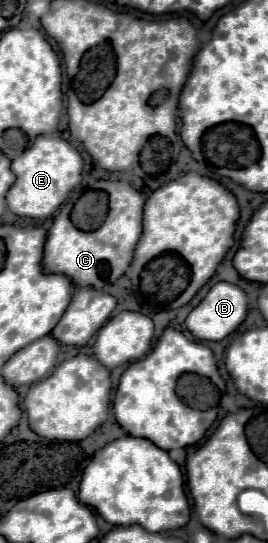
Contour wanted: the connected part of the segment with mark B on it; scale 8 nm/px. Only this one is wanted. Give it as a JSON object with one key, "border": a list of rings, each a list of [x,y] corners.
{"border":[[[216,283],[202,303],[186,317],[188,331],[202,341],[222,341],[248,315],[246,293],[232,283]]]}

